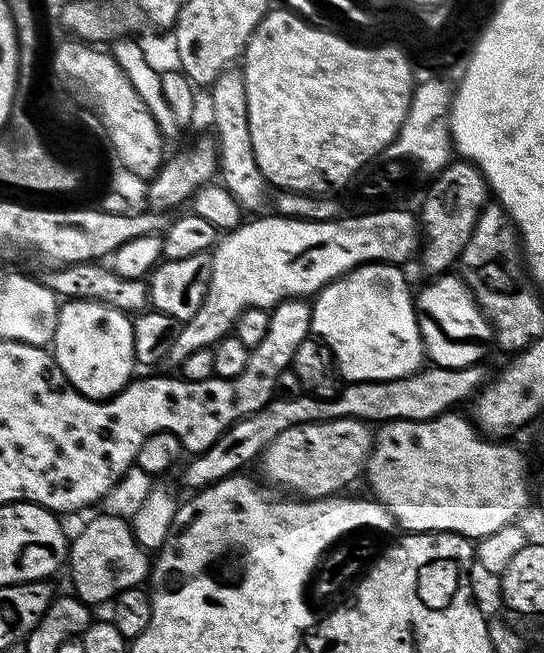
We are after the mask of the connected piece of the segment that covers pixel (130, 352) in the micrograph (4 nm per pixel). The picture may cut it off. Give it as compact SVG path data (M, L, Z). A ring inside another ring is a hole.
M69 299L67 302L59 305L59 312L57 314L57 328L56 333L53 336L52 344L54 345L54 355L58 366L66 374L66 378L76 389L83 394L83 396L89 396L91 400L106 400L119 394L120 391L126 387L127 384L132 383L134 379L134 373L132 371L138 368L135 356L134 346L134 334L132 333L132 323L129 313L123 312L122 309L116 309L112 305L104 304L102 301L90 300L90 299Z

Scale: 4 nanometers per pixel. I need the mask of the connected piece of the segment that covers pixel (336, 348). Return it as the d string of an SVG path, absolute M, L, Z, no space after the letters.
M363 263L359 267L353 268L352 271L345 272L344 275L337 275L335 279L328 282L320 289L311 301L312 309L312 326L311 331L328 347L328 351L332 353L335 363L338 365L338 372L345 377L345 381L354 380L393 380L394 378L402 378L420 371L426 364L426 353L424 343L420 337L420 327L416 321L416 302L414 299L413 289L408 289L408 280L404 277L403 267L394 264L381 263Z

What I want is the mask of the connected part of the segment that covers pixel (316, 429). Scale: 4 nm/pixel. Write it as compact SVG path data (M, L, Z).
M338 418L337 420L322 420L319 424L299 424L290 426L290 430L282 430L278 438L264 455L268 462L272 464L272 470L282 470L286 474L286 482L283 487L289 493L300 498L318 500L321 496L334 496L345 491L347 484L352 484L356 480L356 475L365 471L368 457L372 455L372 445L374 443L374 432L365 421L351 420L350 418Z

